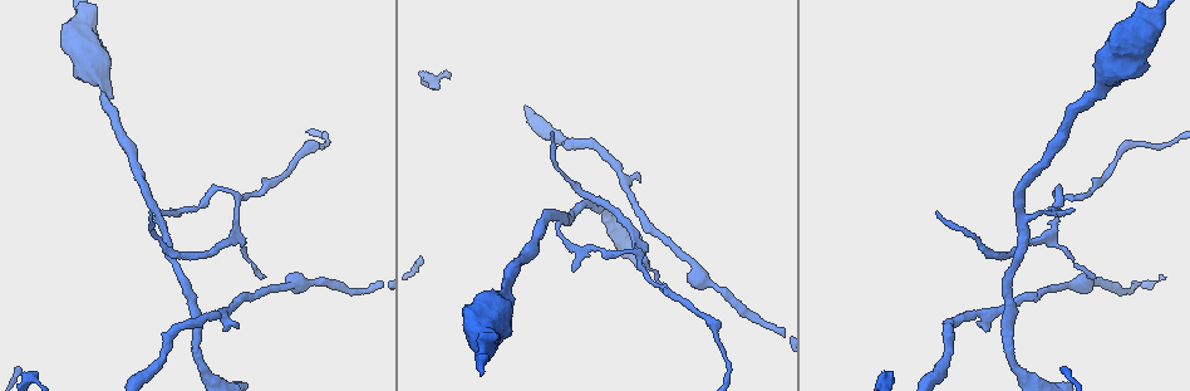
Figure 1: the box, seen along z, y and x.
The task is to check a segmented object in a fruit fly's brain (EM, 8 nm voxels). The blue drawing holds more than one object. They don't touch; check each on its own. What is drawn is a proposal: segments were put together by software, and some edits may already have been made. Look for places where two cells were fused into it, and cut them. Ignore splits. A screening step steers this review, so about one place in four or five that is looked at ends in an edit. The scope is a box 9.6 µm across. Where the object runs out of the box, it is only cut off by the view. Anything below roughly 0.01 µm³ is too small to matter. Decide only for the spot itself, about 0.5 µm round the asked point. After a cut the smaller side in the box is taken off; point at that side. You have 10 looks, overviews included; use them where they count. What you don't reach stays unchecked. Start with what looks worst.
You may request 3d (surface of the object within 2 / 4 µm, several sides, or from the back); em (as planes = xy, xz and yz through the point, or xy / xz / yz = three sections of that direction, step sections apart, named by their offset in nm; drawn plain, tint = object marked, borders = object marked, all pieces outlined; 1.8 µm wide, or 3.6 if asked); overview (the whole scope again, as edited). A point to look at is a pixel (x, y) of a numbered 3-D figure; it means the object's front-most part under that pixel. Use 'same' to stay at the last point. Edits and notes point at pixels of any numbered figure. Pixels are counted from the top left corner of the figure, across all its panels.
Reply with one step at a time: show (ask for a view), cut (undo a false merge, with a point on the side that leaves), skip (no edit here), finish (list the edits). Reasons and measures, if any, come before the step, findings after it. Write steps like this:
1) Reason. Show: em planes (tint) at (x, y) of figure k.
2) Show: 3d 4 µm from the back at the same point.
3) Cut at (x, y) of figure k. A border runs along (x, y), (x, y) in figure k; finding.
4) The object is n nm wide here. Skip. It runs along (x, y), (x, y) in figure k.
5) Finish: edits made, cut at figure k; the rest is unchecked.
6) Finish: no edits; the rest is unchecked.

Three-way junction. Show: em planes (borders) at (240, 197) of figure 1.

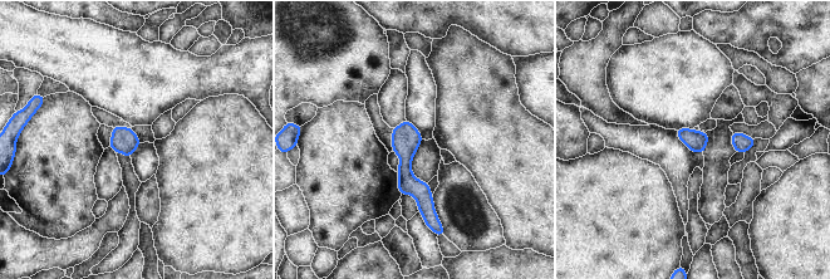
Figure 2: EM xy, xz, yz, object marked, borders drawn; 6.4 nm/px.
The object is 140 nm wide here. Skip. Continuous, no second cell.

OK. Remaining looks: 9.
Calibre changes. Show: em xz step 8 (tint) at (1021, 214) of figure 1.

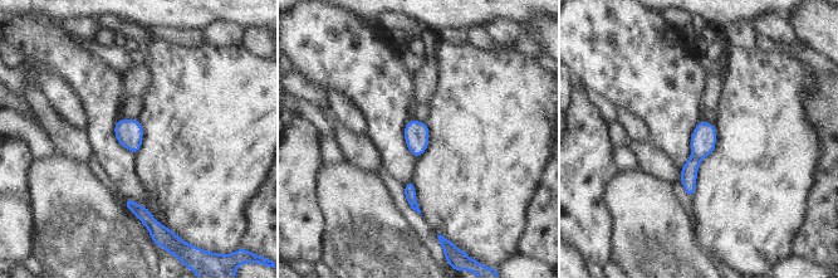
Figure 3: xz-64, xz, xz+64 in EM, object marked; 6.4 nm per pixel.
Another direction. Show: em planes (tint) at the same point.

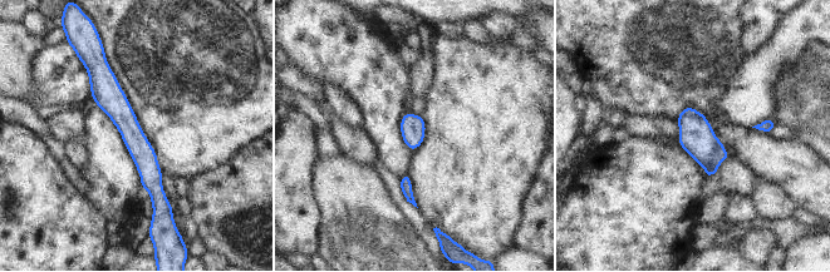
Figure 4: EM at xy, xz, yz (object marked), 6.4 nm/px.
Cut at (721, 154) of figure 4. A border runs along (717, 139), (713, 156), (716, 166) in figure 4; two cells meet here.

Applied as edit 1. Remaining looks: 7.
A fork. Show: em planes (tint) at (987, 312) of figure 1.

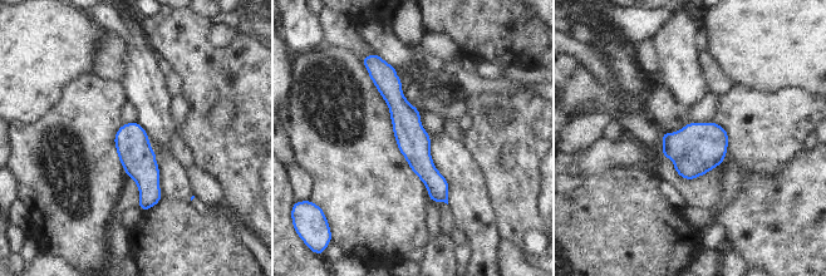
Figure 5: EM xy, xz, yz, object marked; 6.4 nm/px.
Skip. It runs along (387, 68), (418, 158), (445, 198) in figure 5; continuous, no second cell.

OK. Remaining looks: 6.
Thick turns thin. Show: em 3.6 µm planes (tint) at (96, 75) of figure 1.

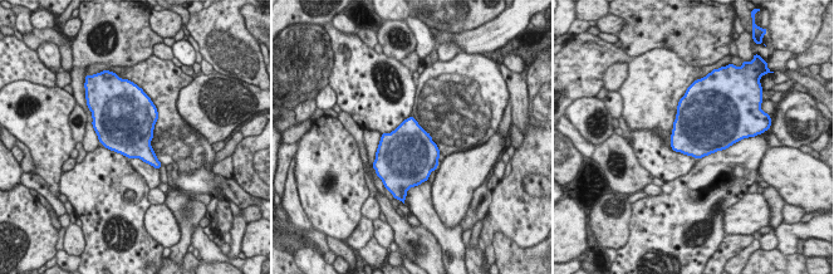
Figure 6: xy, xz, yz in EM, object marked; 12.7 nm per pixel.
Skip. Continuous, no second cell.

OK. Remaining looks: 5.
Finish: edits made, cut at figure 4; the rest is unchecked.

